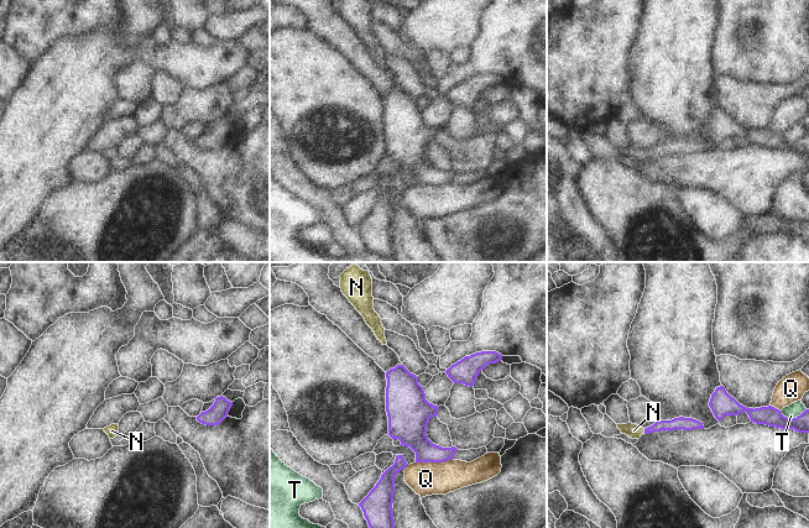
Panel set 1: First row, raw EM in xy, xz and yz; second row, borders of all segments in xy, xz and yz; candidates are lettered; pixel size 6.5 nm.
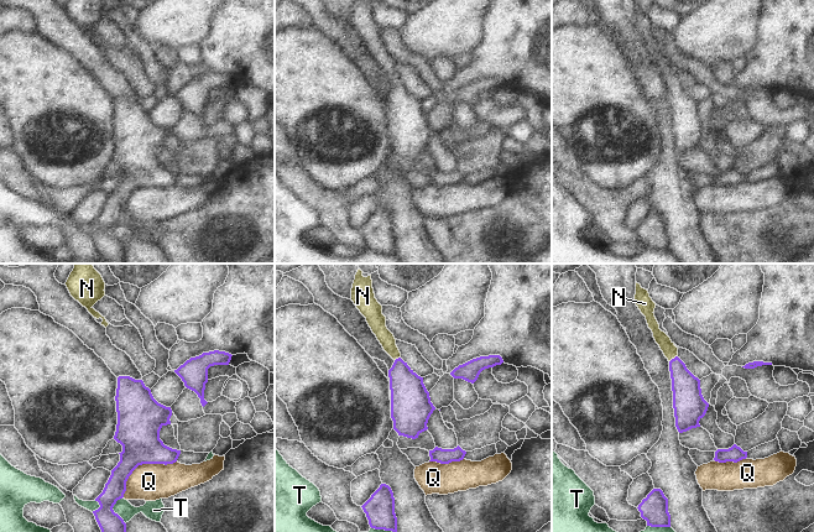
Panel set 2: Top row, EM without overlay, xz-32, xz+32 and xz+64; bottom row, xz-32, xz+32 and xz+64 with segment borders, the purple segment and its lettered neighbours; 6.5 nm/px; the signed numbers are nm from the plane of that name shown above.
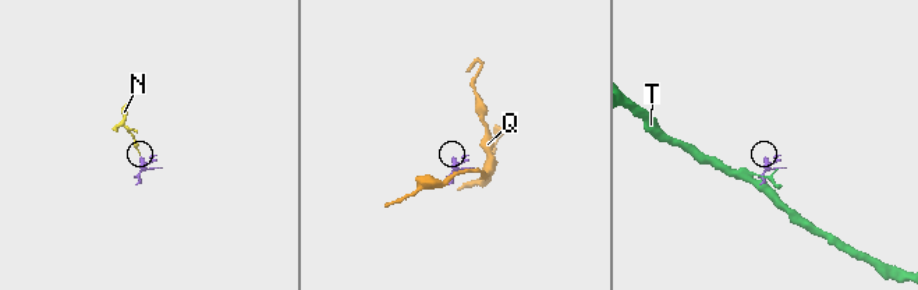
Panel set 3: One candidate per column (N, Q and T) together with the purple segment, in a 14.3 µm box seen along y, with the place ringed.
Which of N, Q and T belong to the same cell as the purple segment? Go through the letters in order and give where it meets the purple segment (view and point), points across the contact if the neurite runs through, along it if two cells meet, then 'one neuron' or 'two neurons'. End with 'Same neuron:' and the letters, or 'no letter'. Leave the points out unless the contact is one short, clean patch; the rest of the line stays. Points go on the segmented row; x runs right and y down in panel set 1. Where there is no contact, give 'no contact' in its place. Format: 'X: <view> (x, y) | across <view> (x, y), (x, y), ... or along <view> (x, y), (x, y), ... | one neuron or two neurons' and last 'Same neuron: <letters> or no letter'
N: yz (645, 432) | across yz (677, 423), (658, 425), (645, 432), (633, 430) | one neuron
Q: xz (433, 461) | two neurons
T: yz (793, 418) | two neurons
Same neuron: N

